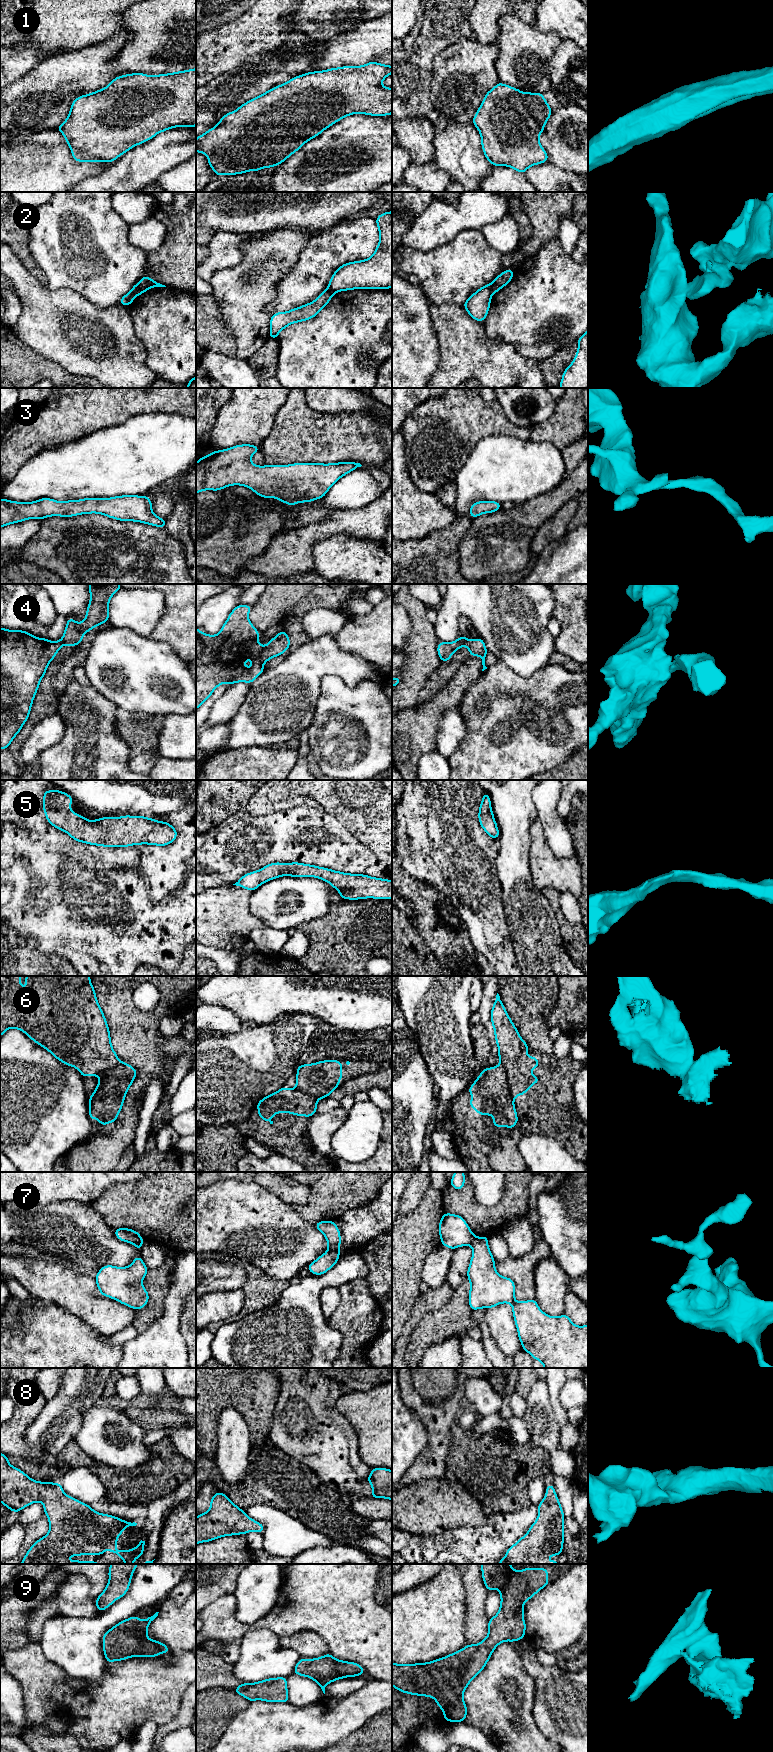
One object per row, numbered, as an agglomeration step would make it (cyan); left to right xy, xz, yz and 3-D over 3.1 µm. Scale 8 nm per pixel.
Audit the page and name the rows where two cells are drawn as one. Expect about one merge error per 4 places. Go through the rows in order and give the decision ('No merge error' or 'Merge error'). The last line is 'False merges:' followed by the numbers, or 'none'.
1: No merge error
2: Merge error
3: No merge error
4: Merge error
5: No merge error
6: Merge error
7: Merge error
8: No merge error
9: No merge error
False merges: 2, 4, 6, 7

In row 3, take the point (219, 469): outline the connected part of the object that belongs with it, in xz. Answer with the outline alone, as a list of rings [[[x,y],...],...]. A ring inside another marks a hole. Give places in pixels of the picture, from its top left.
[[[242,444],[200,457],[196,463],[196,494],[204,490],[218,491],[227,486],[240,485],[248,487],[262,498],[277,498],[293,506],[323,498],[341,477],[362,466],[357,462],[329,464],[306,462],[257,466],[251,462],[251,457],[258,451],[260,451],[258,446]]]

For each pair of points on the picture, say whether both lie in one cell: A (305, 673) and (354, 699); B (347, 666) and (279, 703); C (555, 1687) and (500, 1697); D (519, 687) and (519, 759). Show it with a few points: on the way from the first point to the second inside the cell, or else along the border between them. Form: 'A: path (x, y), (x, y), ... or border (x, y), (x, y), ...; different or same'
A: border (343, 679), (325, 675), (315, 704); different
B: path (330, 666), (315, 666), (295, 686); same
C: border (526, 1669), (535, 1688), (532, 1714); different
D: path (540, 700), (544, 704), (544, 729), (540, 741); same

